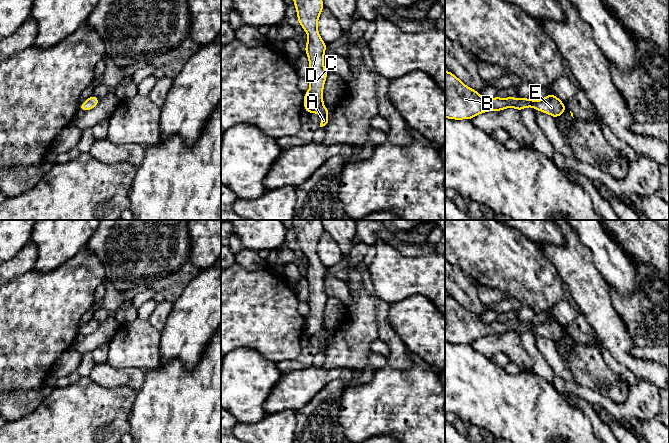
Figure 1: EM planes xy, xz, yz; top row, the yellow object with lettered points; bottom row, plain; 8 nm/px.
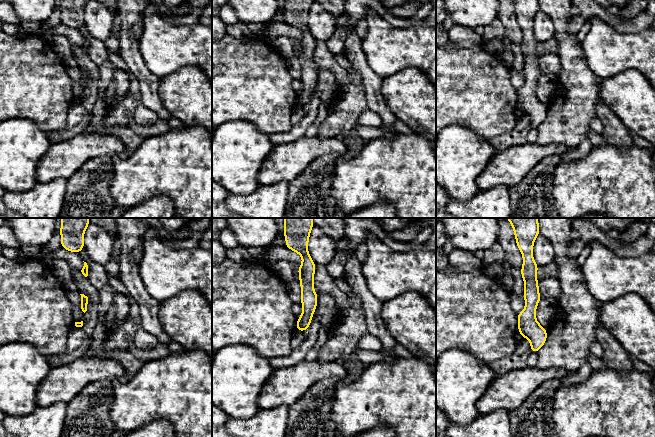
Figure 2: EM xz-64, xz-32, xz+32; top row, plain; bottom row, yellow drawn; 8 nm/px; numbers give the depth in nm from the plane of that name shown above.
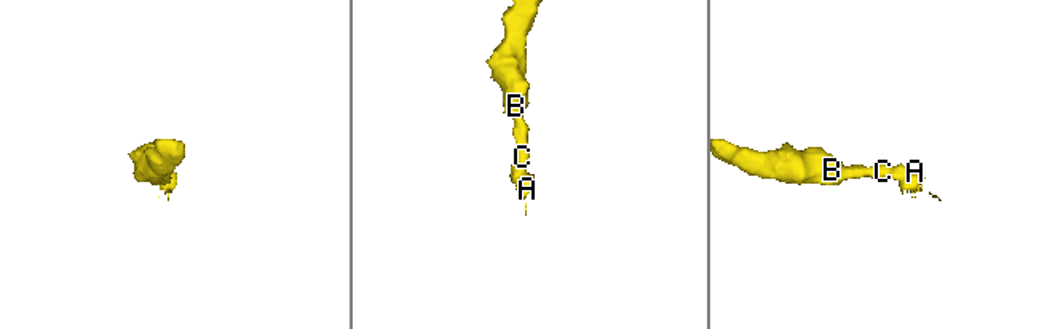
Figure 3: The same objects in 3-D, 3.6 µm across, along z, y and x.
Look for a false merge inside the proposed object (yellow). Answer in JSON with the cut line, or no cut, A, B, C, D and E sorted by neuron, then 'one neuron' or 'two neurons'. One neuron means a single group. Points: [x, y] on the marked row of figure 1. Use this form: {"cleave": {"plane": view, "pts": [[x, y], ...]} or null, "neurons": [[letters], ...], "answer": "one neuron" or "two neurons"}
{"cleave": null, "neurons": [["A", "B", "C", "D", "E"]], "answer": "one neuron"}

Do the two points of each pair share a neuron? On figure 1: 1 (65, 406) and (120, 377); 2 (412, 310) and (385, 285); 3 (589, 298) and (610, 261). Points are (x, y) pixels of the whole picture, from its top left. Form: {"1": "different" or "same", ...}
{"1": "different", "2": "different", "3": "different"}

